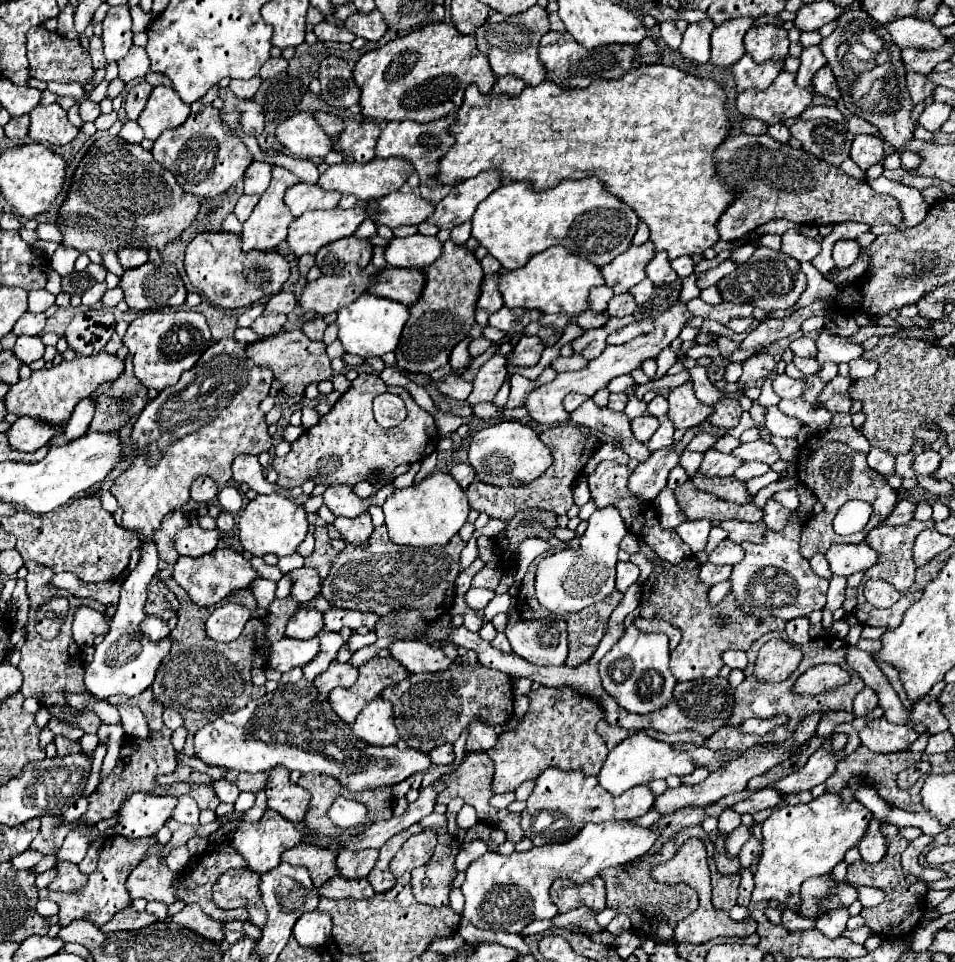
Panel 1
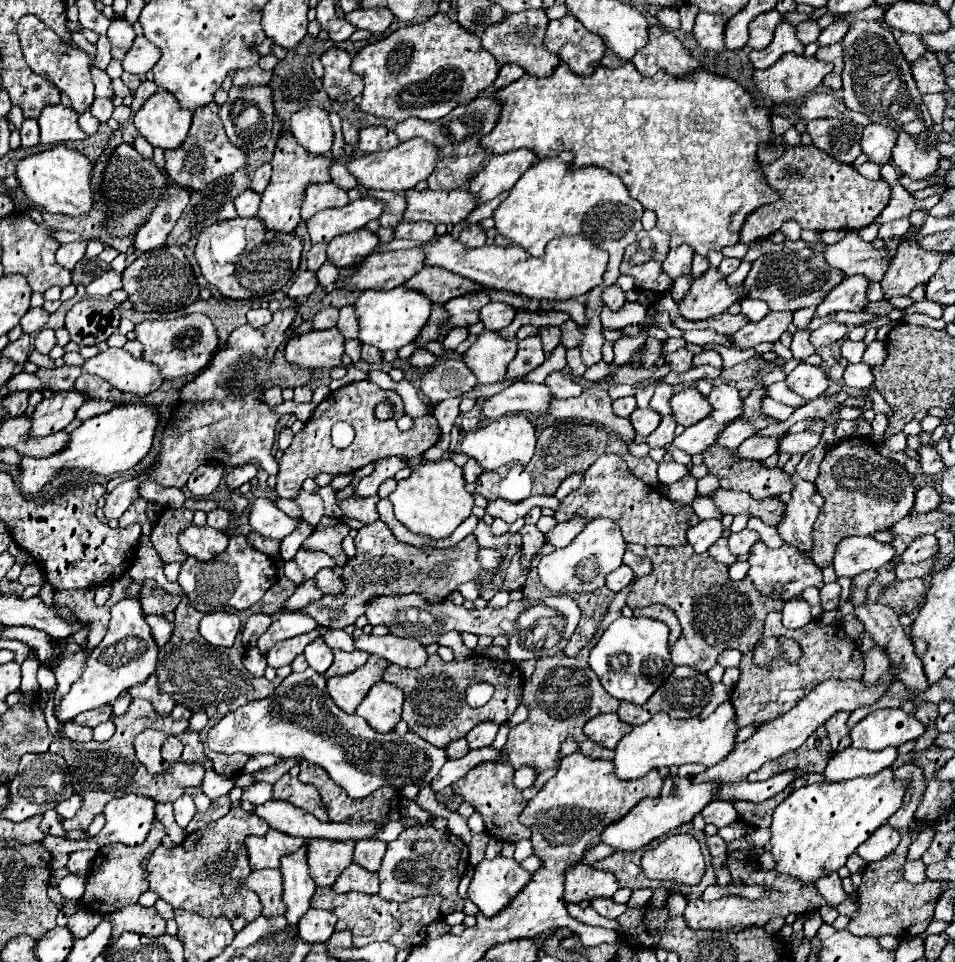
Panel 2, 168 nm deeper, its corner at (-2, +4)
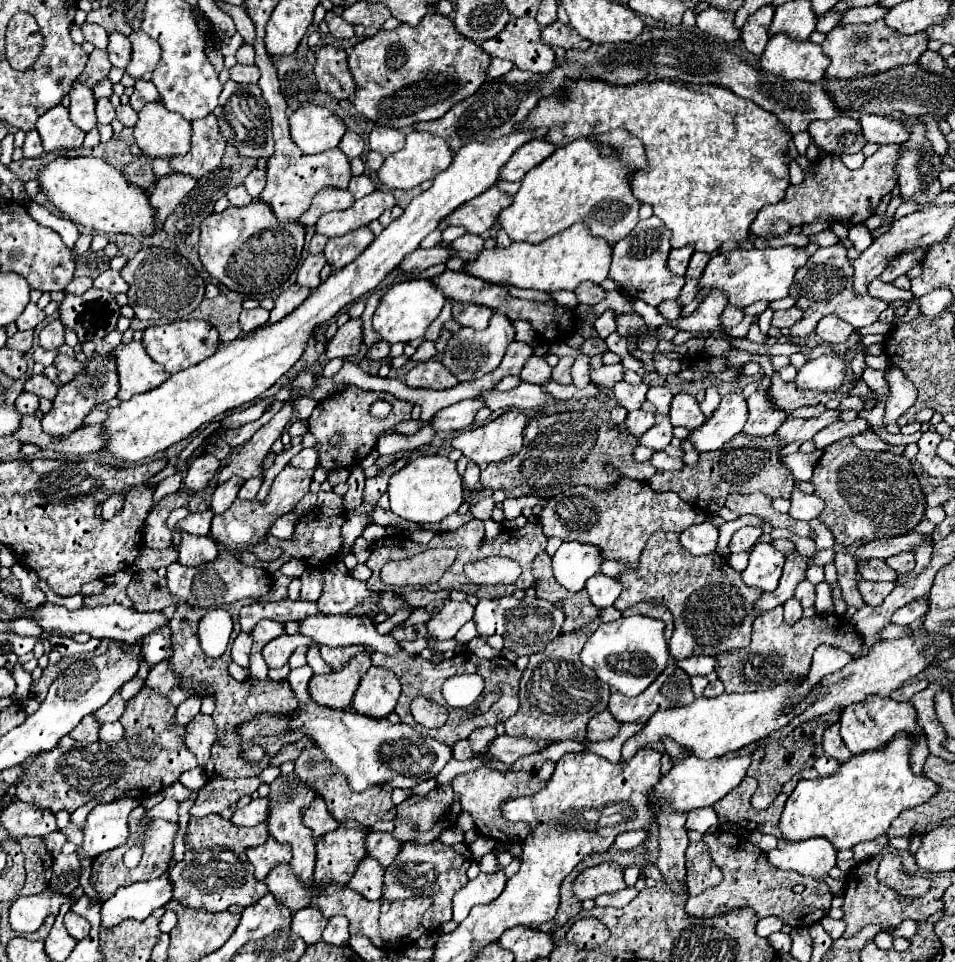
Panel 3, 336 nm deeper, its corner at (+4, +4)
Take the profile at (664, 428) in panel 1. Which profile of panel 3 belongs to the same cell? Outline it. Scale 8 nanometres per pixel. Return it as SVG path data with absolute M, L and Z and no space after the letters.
M668 416L658 418L658 422L640 436L640 444L652 450L664 450L670 444L670 440L672 440L672 424Z

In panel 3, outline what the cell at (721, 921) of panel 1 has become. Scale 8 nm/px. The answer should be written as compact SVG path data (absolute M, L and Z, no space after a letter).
M714 832L704 834L704 842L710 848L713 862L720 868L723 878L716 888L702 892L700 896L690 896L686 902L686 914L694 918L712 918L724 916L738 908L750 908L756 912L758 918L778 916L784 924L790 926L810 926L824 918L830 910L832 892L828 890L826 882L808 880L808 886L802 894L792 892L796 884L802 882L802 876L796 872L784 872L770 864L766 864L766 854L752 846L746 838L734 836L730 832Z

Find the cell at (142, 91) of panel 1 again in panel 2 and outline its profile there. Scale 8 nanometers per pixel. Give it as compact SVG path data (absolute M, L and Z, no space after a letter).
M144 80L142 84L140 84L140 88L136 90L136 94L134 94L134 102L132 102L132 112L136 112L152 94L156 94L158 92L158 86L154 84L154 82L150 82L150 80Z

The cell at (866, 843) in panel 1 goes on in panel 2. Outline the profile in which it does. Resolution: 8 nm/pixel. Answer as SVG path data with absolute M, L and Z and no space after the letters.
M884 824L864 844L860 844L856 852L862 860L876 862L882 860L888 852L892 852L898 846L898 842L900 842L900 832L894 826Z

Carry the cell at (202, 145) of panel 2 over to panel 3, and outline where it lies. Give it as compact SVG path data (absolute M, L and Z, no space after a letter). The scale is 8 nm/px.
M208 114L192 122L192 148L186 156L174 156L170 168L178 174L188 174L192 178L202 178L220 166L226 150L226 140L218 132L218 122L214 114Z

